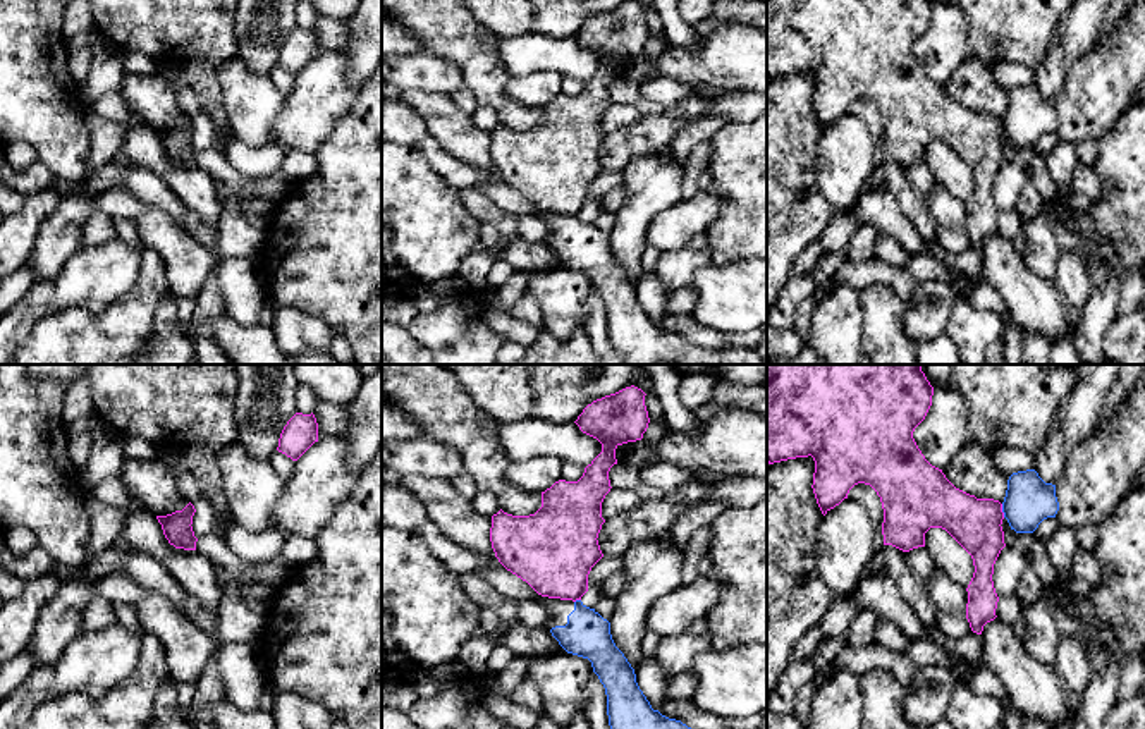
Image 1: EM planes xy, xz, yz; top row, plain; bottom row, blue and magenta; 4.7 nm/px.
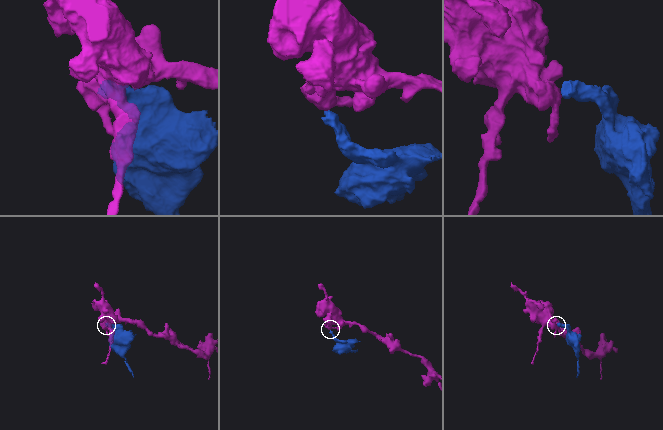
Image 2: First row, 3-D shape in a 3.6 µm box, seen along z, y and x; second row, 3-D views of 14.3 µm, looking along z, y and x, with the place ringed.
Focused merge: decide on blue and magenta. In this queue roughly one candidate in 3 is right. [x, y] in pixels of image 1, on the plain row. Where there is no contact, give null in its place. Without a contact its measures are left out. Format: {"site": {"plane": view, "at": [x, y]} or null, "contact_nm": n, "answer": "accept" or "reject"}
{"site": {"plane": "yz", "at": [1003, 126]}, "contact_nm": 70, "answer": "reject"}

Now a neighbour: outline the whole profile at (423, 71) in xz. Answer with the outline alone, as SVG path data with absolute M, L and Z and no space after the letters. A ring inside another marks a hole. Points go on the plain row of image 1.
M426 48L413 55L383 57L382 84L425 95L452 95L466 88L461 69Z

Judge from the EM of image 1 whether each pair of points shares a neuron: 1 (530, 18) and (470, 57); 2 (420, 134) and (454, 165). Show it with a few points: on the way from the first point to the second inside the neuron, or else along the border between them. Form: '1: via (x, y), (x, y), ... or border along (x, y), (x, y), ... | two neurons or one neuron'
1: border along (473, 18), (495, 36) | two neurons
2: via (427, 143), (446, 162) | one neuron

